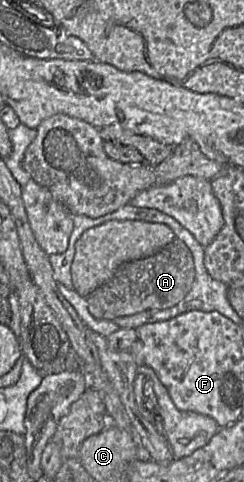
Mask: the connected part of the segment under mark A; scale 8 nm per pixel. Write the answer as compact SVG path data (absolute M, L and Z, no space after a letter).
M174 239L149 257L121 265L110 280L86 298L88 310L95 319L109 321L144 311L165 310L185 298L194 280L193 256L182 241Z

